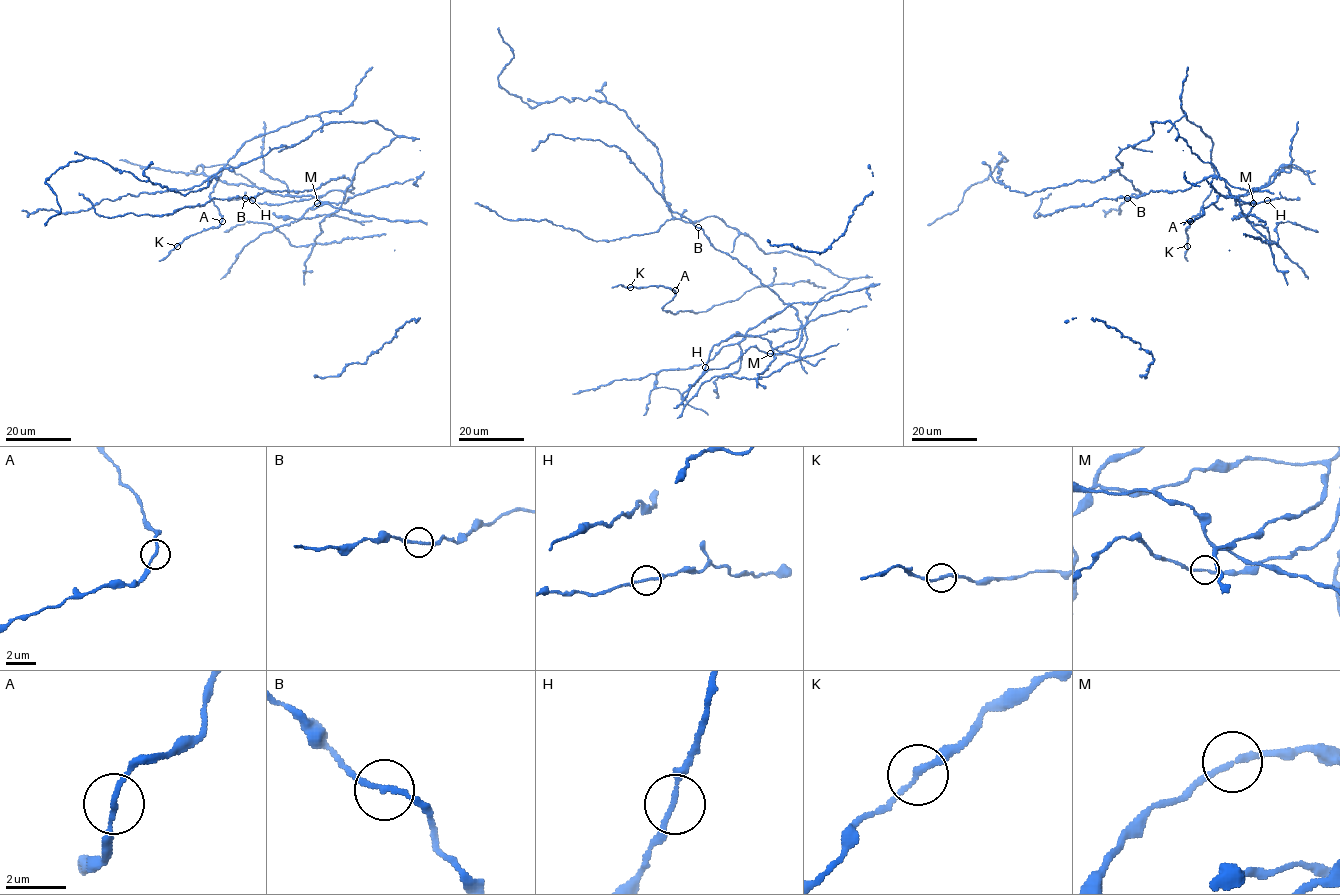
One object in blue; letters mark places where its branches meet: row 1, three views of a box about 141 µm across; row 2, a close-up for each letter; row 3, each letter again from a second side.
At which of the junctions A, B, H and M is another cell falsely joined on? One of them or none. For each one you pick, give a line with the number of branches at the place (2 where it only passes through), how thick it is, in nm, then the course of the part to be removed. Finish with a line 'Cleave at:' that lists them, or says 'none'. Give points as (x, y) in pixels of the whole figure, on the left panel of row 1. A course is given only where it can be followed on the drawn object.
Cleave at: none

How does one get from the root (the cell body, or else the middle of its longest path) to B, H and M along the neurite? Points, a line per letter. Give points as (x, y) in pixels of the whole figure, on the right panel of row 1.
B: (1177, 130), (1191, 151), (1210, 163), (1225, 180), (1210, 176), (1183, 191), (1151, 191), (1128, 198)
H: (1177, 130), (1192, 153), (1214, 166), (1231, 197), (1236, 200), (1235, 204), (1267, 200)
M: (1177, 130), (1192, 153), (1214, 166), (1234, 198), (1253, 203)

